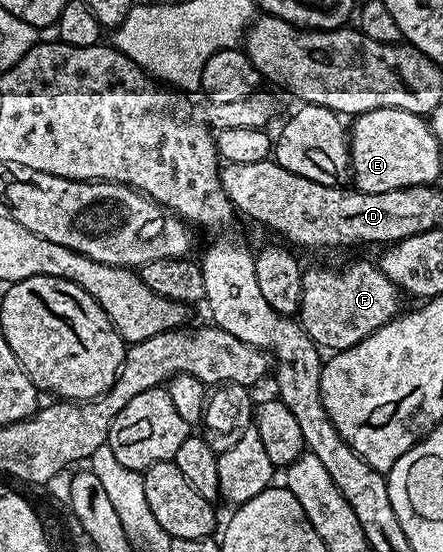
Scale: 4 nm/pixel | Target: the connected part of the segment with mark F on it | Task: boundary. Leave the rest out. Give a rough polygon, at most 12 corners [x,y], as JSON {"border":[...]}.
{"border":[[365,259],[308,268],[299,322],[346,351],[397,318],[402,292]]}

